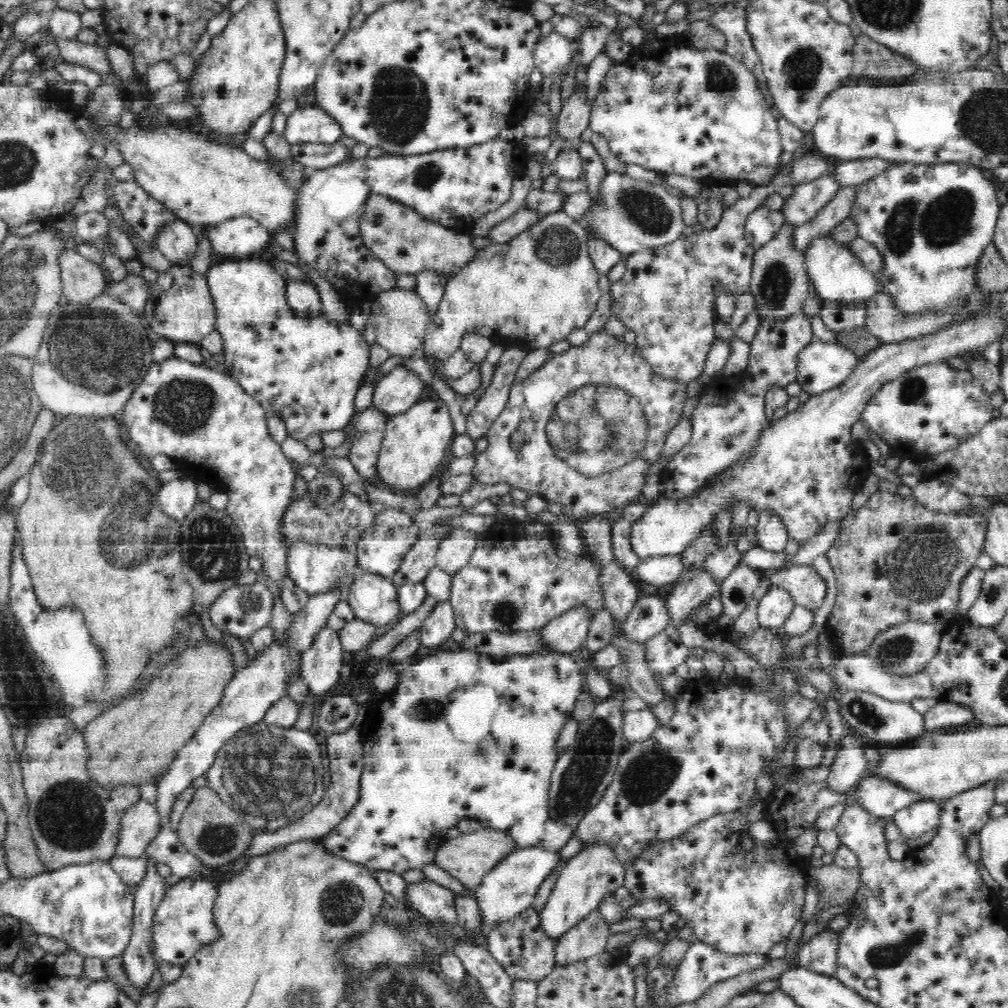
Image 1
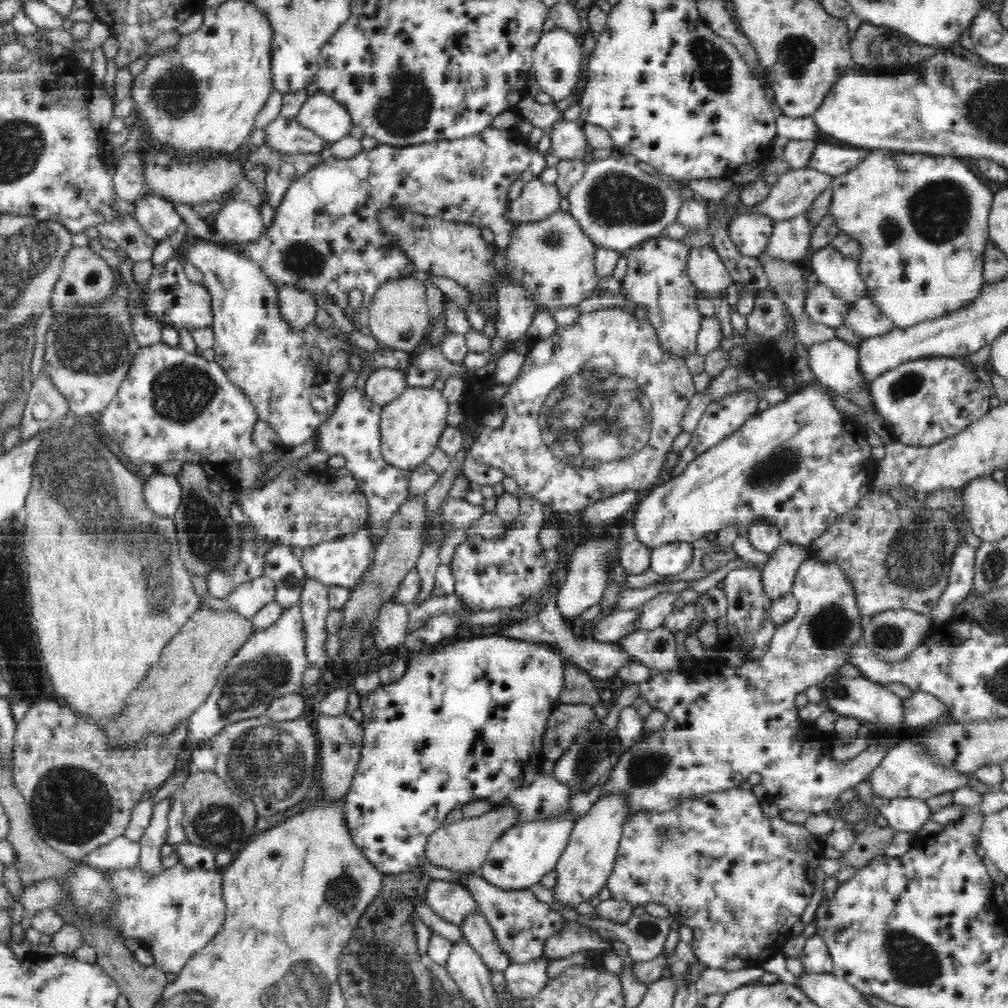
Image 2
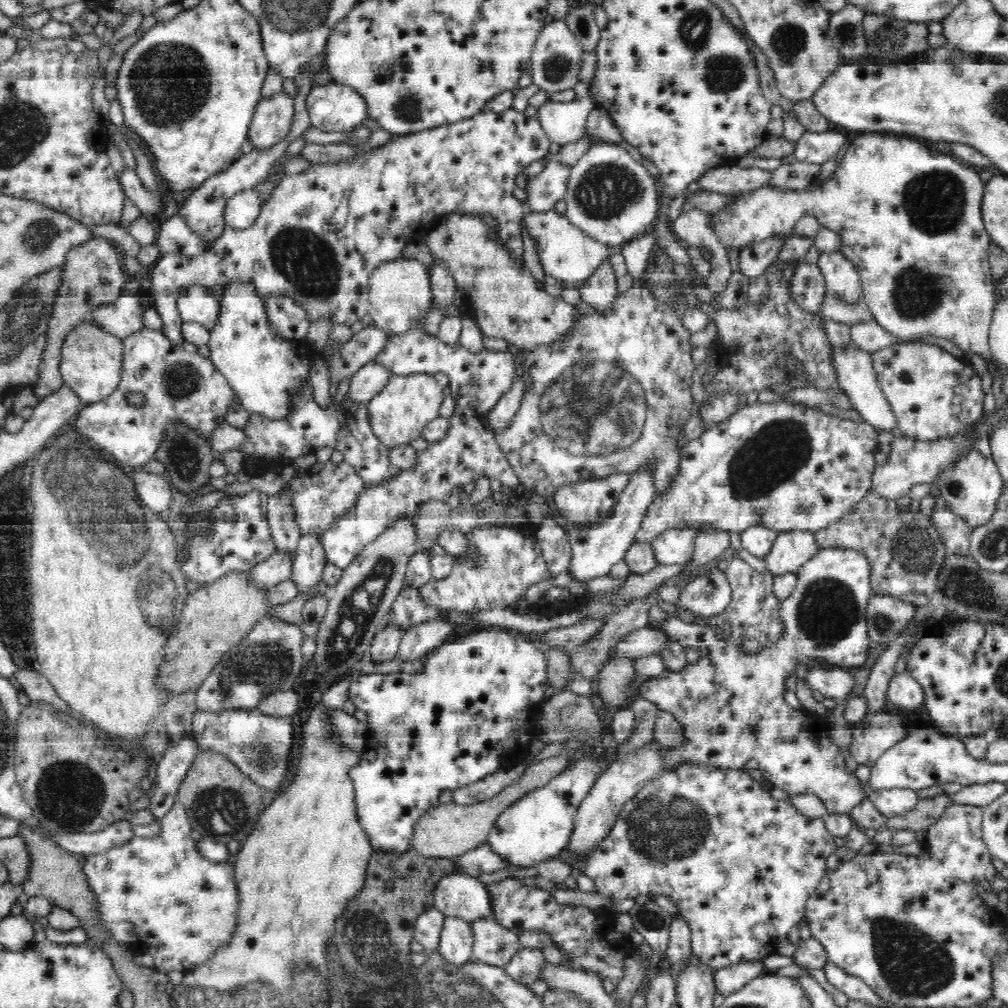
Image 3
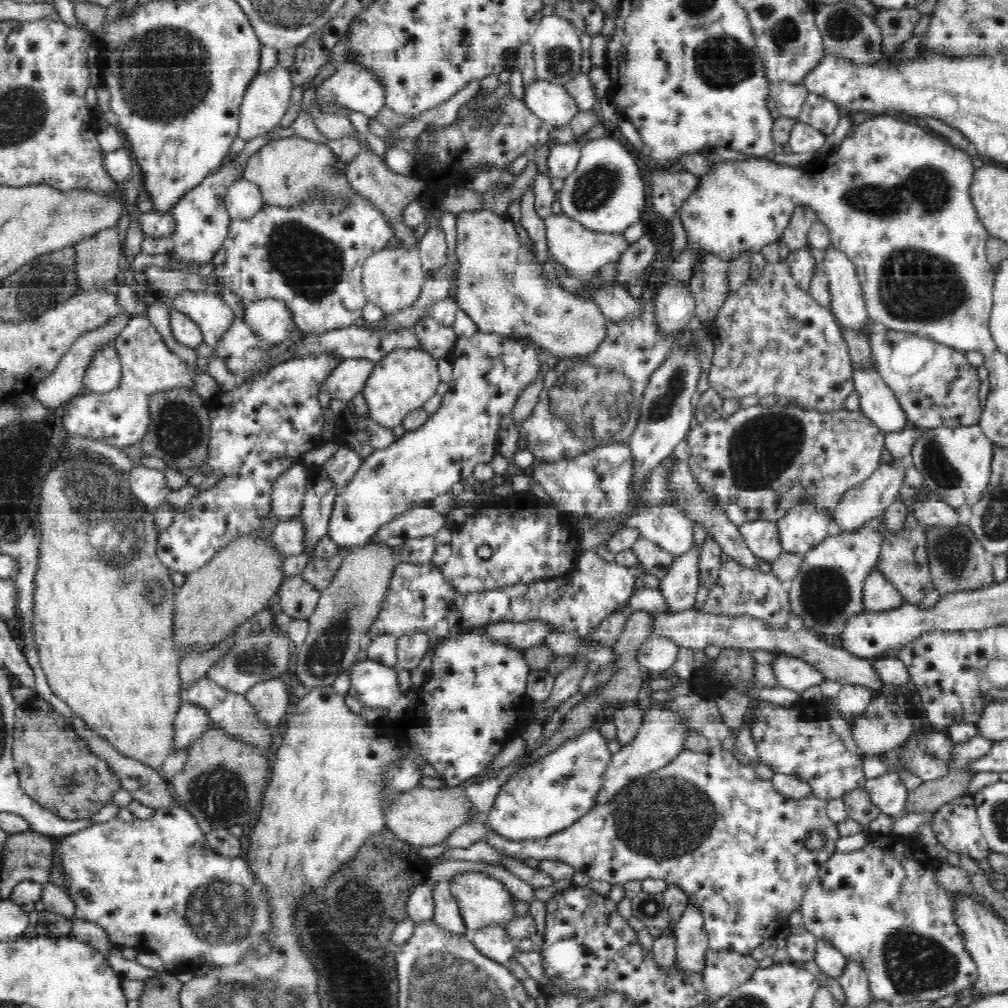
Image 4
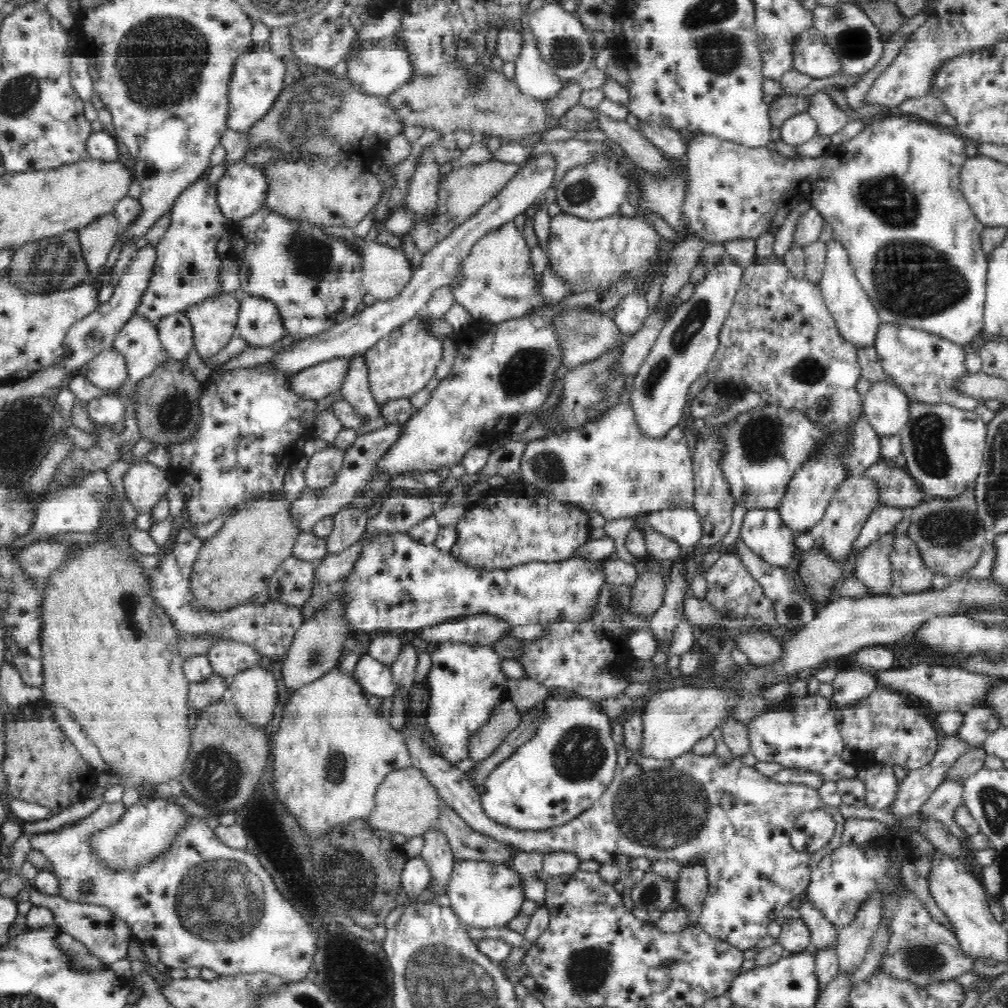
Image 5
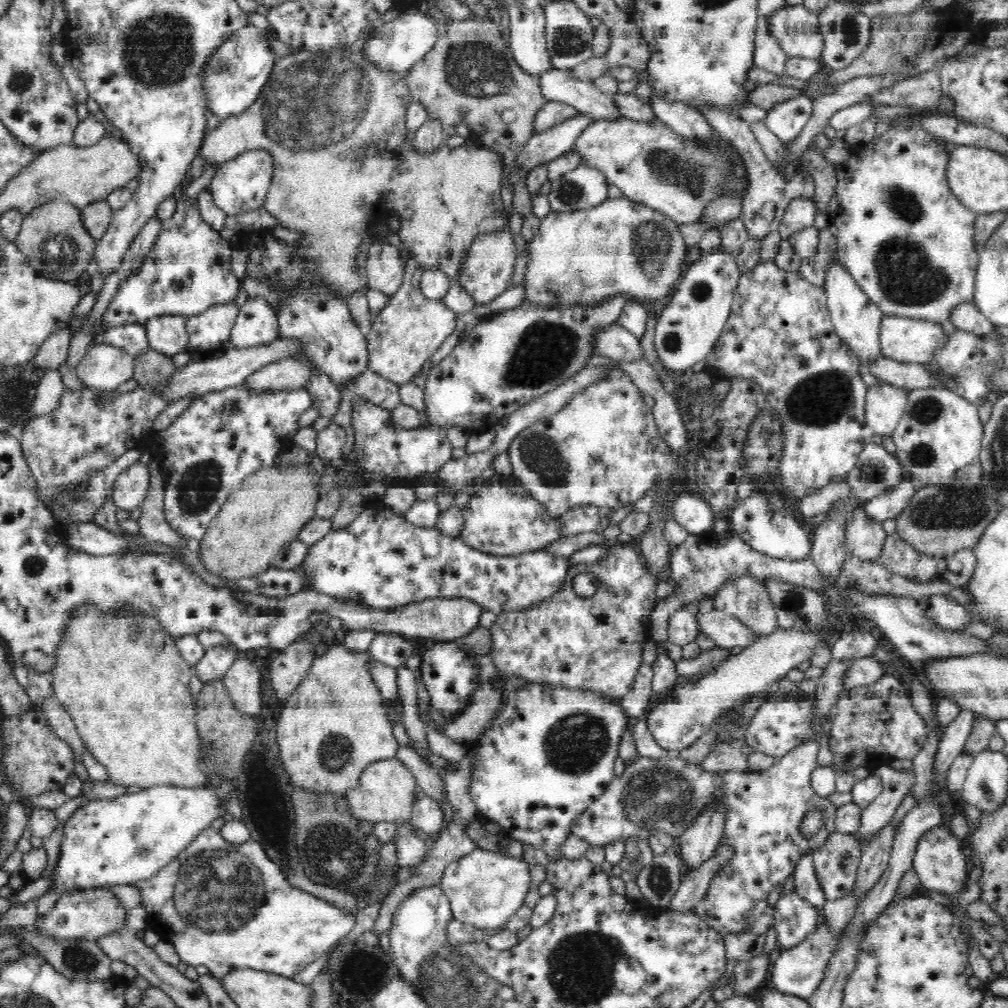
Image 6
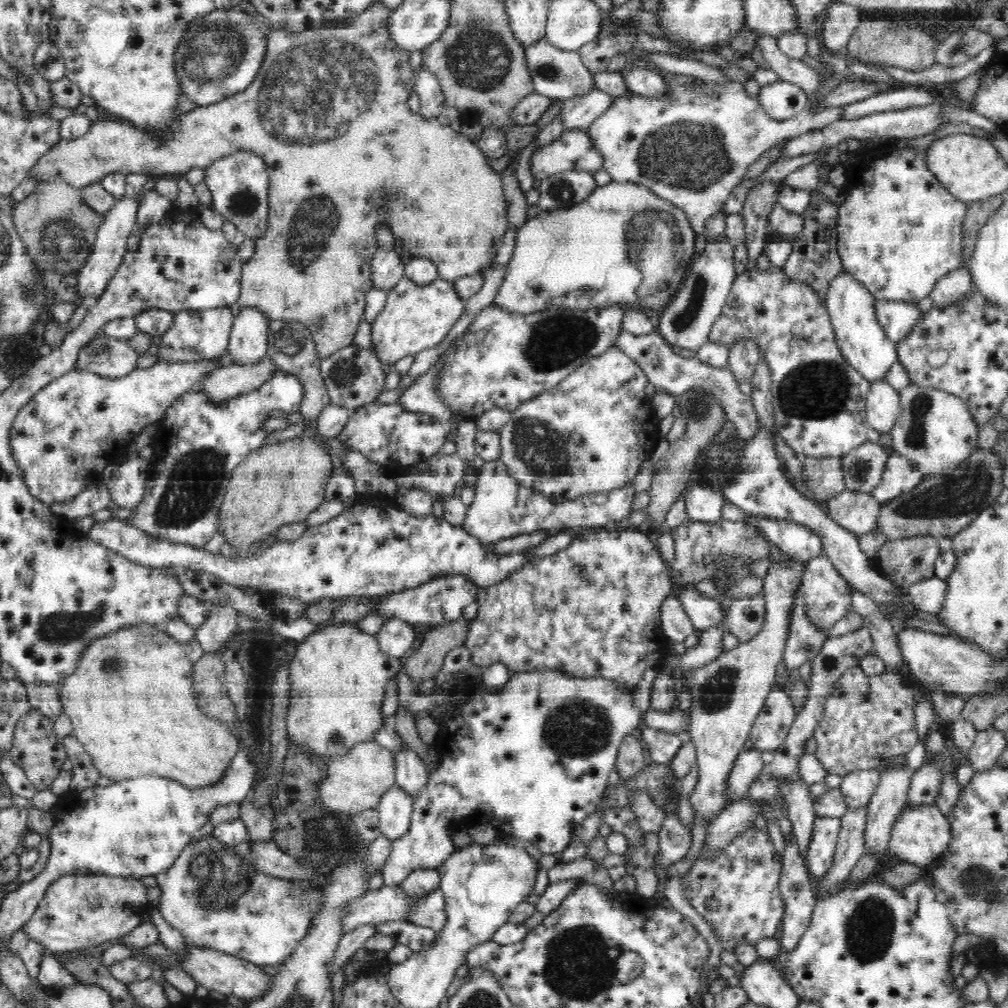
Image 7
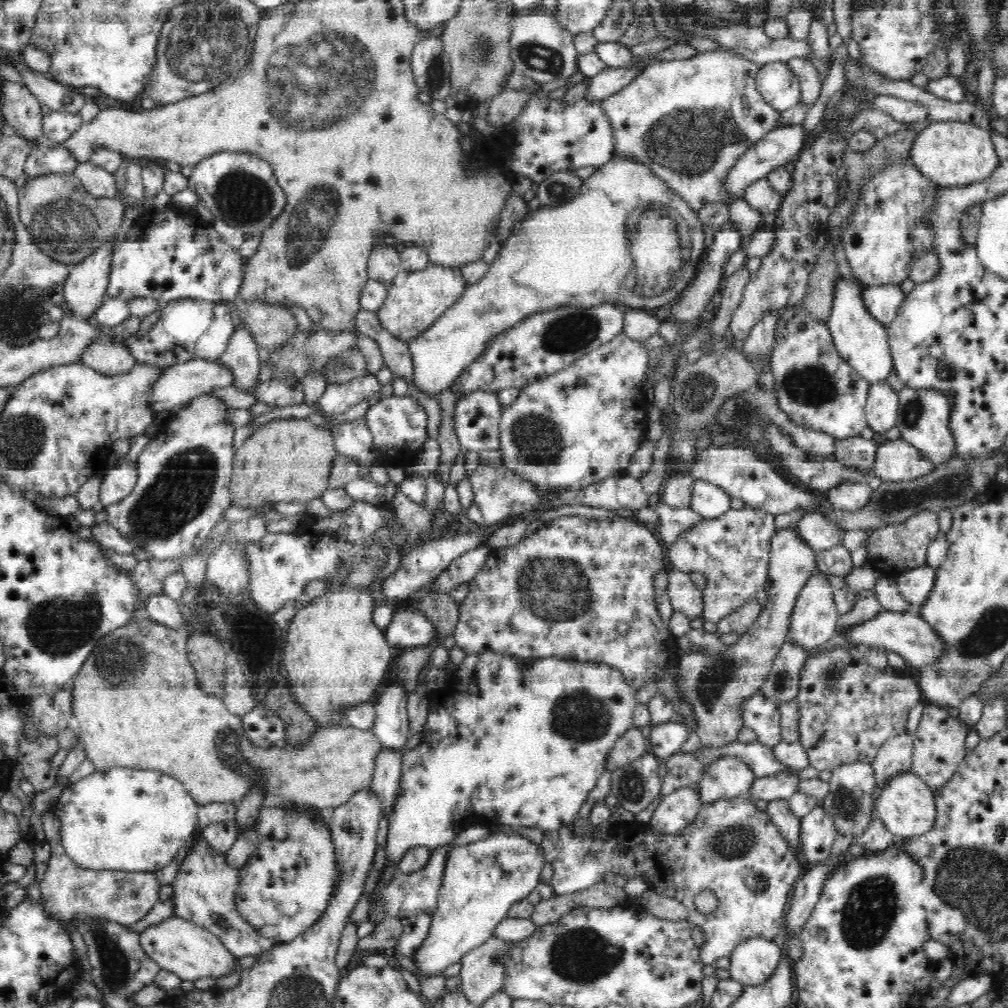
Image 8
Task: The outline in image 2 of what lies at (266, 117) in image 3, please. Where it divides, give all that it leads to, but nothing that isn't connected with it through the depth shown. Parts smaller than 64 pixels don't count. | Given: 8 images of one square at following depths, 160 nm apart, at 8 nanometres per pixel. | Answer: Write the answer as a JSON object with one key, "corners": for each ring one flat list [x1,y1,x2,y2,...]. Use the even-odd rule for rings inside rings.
{"corners":[[276,116,266,128,265,144,282,153,322,153,329,145,320,135,296,123,294,117]]}

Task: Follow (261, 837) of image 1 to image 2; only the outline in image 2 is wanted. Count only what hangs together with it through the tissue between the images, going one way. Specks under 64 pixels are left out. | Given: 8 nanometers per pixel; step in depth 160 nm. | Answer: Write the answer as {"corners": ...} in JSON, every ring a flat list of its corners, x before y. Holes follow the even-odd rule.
{"corners":[[320,713,315,722,316,736,319,738,320,764,322,764,320,774,322,794,327,802,342,802,348,794,358,762,361,760,363,726,361,722,346,714,326,716]]}

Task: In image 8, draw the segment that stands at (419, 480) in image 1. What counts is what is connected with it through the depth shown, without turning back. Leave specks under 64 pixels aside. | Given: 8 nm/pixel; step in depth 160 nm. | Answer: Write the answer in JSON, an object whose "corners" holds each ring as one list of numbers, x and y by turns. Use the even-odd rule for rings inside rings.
{"corners":[[429,264,426,270,408,272,402,269,390,284,382,308,376,312,378,319,394,336,410,345,420,334,426,334,464,296,465,279,460,268,446,269]]}

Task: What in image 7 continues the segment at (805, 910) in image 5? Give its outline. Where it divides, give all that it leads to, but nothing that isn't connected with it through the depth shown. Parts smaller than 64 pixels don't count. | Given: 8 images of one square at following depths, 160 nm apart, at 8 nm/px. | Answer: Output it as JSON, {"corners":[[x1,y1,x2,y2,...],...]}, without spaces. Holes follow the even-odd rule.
{"corners":[[784,781,780,794,788,802,787,816,792,822,793,834,797,837,800,853,807,864,807,850,814,832,816,812,813,806,814,796,809,790,807,782]]}

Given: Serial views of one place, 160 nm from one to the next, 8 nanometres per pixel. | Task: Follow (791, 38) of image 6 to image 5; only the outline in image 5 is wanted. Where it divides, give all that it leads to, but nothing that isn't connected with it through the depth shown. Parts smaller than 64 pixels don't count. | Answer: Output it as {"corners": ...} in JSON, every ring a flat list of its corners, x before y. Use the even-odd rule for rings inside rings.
{"corners":[[814,25,795,42,793,68,812,79,838,74,840,63]]}

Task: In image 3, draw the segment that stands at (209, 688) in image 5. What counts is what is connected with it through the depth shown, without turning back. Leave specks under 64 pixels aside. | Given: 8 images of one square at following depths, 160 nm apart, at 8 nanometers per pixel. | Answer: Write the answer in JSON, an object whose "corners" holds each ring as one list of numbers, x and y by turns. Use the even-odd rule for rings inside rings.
{"corners":[[192,733,175,742,164,753,164,758,156,766,156,782,152,791,149,810,160,822,168,810,177,802,178,790,191,770,199,753,198,744]]}

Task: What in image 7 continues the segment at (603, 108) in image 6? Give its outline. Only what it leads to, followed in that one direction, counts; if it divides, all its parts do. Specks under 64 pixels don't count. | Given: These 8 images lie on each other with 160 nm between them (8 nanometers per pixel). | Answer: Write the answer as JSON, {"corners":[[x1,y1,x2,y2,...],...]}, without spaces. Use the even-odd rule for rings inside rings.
{"corners":[[544,36,543,40,536,41,535,45,528,45,527,48,524,48,524,52,535,92,552,100,568,100,596,88,593,72,584,66,578,51,560,49,550,44,550,41]]}

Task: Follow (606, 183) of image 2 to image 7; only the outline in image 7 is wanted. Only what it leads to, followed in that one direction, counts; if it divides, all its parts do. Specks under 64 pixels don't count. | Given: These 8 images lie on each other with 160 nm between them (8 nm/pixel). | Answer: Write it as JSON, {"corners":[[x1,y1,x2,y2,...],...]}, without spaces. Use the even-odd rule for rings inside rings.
{"corners":[[584,170,564,171,543,178,538,186,537,205,543,212,571,209,594,192,593,173]]}

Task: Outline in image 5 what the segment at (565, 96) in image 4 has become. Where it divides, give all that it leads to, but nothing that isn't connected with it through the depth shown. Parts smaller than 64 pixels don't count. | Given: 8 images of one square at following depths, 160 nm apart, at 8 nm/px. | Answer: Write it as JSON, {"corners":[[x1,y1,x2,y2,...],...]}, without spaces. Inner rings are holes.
{"corners":[[532,29,523,30,521,35,522,48,519,57,515,60,515,82,521,93,547,105,552,97,558,97,563,92,565,82,542,59]]}

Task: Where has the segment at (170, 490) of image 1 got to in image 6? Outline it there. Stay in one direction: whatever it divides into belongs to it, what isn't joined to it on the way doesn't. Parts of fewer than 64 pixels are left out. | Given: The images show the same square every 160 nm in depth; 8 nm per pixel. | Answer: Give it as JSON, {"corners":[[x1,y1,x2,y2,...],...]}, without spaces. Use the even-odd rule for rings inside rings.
{"corners":[[136,461,132,466,117,474,113,486,114,504,126,511,134,510,142,504,150,482,147,464]]}

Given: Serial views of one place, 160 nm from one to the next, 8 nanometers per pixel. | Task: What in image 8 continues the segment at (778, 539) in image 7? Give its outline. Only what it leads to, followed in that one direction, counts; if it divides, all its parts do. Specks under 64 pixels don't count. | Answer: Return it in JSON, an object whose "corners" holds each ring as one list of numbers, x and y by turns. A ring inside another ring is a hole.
{"corners":[[806,513,795,524,798,537,810,546,810,549,818,552,840,545,843,531,828,515,822,513]]}

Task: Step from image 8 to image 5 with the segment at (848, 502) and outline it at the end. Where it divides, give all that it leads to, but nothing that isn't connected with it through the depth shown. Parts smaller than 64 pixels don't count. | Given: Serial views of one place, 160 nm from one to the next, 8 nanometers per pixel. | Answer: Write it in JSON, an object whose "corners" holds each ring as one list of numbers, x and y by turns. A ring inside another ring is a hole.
{"corners":[[887,532,857,552,858,558,852,564,853,574,864,582,864,588,870,595,890,595,893,580,889,554,895,537,894,532]]}

